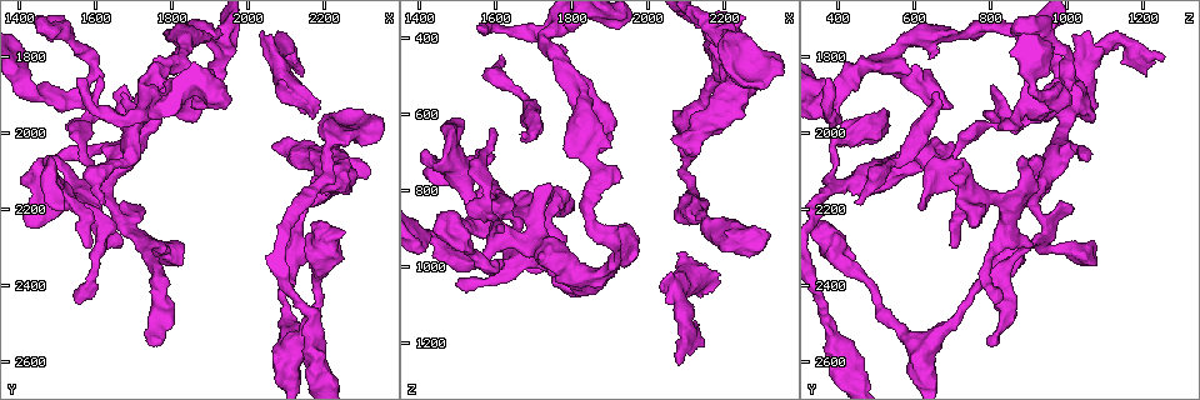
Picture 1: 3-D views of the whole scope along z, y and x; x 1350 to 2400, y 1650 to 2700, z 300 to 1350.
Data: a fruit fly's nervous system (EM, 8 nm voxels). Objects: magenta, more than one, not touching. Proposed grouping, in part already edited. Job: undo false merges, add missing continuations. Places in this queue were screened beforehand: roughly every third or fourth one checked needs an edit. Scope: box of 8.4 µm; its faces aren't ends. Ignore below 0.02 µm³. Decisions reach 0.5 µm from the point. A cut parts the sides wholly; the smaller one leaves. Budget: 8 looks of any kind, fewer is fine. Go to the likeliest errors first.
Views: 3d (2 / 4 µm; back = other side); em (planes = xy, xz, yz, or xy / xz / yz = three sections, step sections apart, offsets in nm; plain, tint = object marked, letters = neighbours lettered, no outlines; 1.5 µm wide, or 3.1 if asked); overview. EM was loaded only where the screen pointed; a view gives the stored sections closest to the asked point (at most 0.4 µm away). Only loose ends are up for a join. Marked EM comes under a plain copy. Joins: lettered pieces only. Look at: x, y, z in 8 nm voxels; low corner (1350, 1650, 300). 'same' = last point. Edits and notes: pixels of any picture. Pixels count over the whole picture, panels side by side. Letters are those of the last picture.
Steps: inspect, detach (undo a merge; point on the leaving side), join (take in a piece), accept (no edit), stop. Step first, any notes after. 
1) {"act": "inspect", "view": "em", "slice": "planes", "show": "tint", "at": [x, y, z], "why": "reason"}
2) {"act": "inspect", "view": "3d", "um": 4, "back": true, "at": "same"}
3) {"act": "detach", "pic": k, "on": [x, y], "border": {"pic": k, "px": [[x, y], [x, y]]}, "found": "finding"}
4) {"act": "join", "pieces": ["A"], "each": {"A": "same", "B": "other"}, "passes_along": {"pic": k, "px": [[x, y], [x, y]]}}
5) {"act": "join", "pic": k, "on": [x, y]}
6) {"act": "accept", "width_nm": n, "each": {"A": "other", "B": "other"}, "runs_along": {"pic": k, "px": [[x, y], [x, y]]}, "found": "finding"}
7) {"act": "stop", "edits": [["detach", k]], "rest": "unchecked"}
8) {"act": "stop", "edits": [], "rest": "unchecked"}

{"act": "inspect", "view": "3d", "um": 4, "at": [1610, 2180, 455], "why": "branch stops here"}

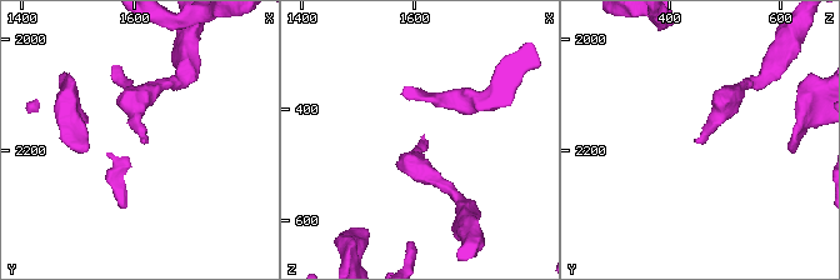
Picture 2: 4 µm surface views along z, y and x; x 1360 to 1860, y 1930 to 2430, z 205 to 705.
{"act": "inspect", "view": "em", "slice": "planes", "show": "tint", "at": [1605, 2180, 450]}

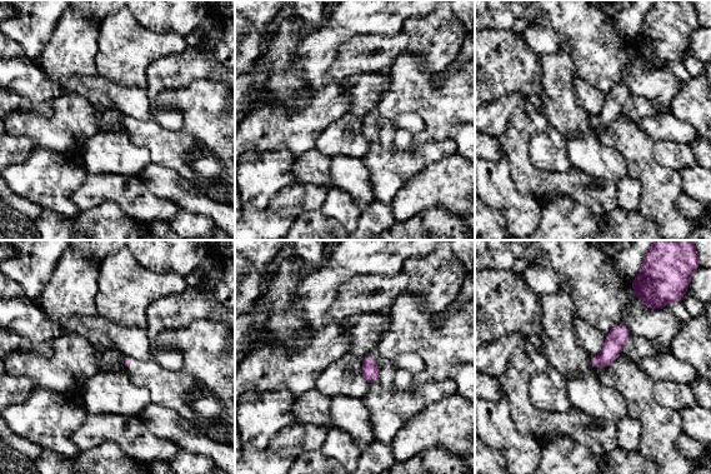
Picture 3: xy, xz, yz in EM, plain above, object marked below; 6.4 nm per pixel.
{"act": "inspect", "view": "em", "slice": "planes", "show": "letters", "at": "same", "why": "see the neighbours"}

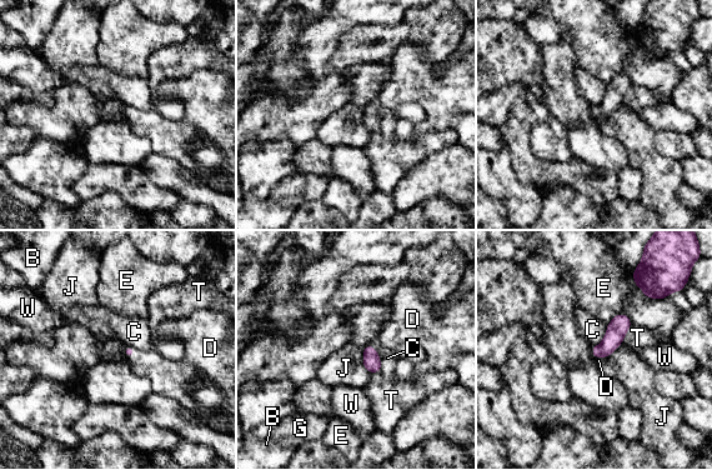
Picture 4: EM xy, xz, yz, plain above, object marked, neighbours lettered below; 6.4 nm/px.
{"act": "join", "pic": 4, "on": [165, 376], "each": {"B": "other", "C": "other", "D": "same", "E": "other", "G": "other", "J": "other", "T": "other", "W": "other"}, "found": "the neuron continues"}

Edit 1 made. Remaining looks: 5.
{"act": "inspect", "view": "overview"}

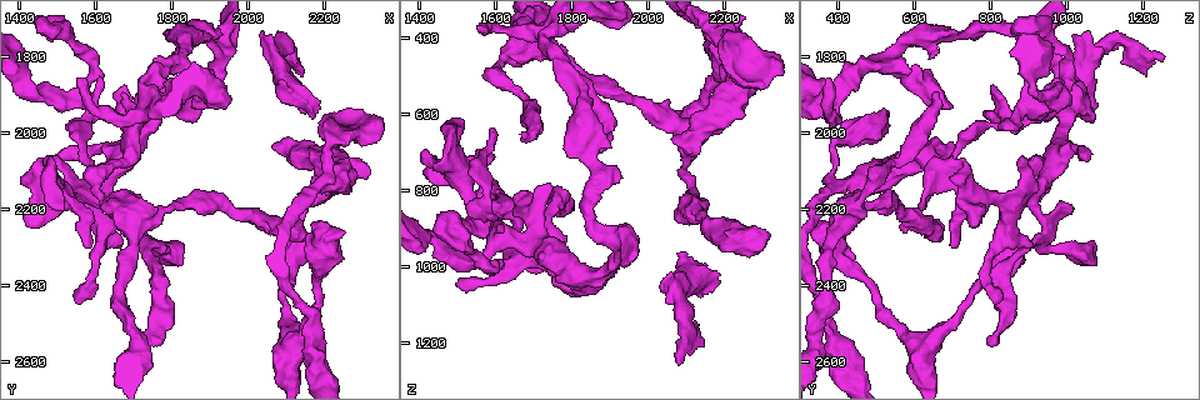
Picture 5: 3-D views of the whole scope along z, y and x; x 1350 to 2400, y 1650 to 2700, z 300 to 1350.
{"act": "inspect", "view": "em", "slice": "xy", "step": 8, "show": "tint", "at": [2160, 2265, 655], "why": "an open end"}

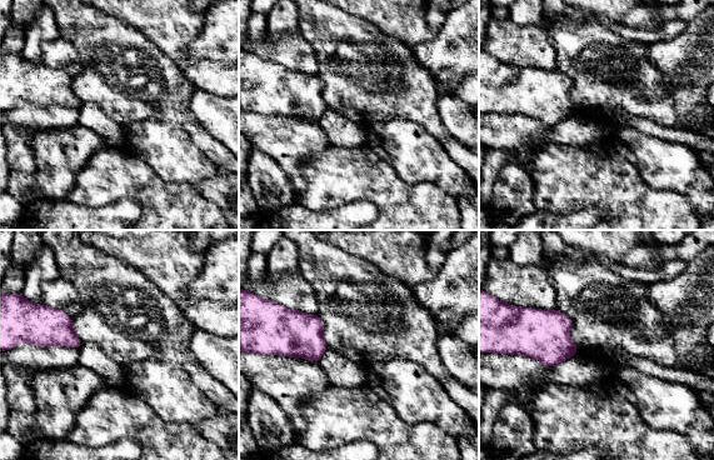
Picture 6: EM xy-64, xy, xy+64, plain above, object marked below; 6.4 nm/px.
{"act": "inspect", "view": "em", "slice": "planes", "show": "letters", "at": "same", "why": "another direction"}

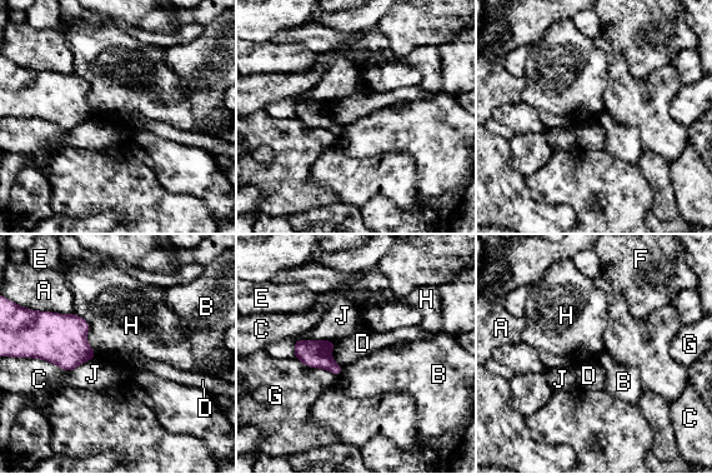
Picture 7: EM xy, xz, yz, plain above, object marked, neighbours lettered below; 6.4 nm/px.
{"act": "accept", "each": {"A": "other", "B": "other", "C": "other", "D": "other", "E": "other", "F": "other", "G": "other", "H": "other", "J": "other"}, "border": {"pic": 7, "px": [[74, 313], [98, 358]]}, "found": "no lettered piece goes on from it"}

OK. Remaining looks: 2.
{"act": "inspect", "view": "em", "slice": "planes", "show": "letters", "at": [1730, 1885, 415]}

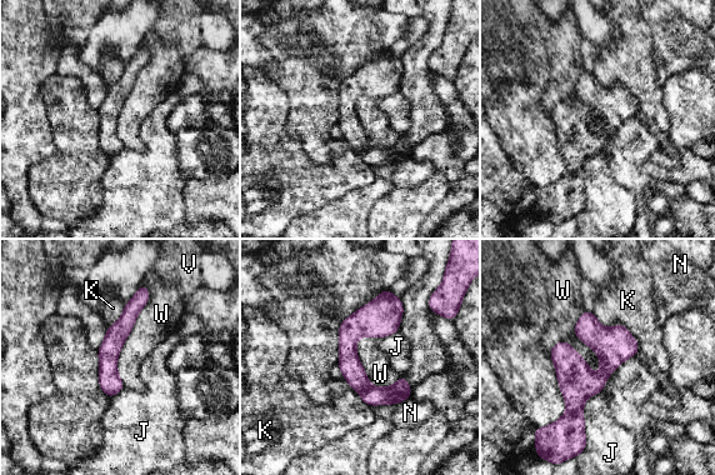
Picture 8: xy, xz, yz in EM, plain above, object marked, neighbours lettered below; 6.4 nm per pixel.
{"act": "accept", "each": {"J": "other", "K": "other", "N": "other", "V": "other", "W": "other"}, "border": {"pic": 8, "px": [[584, 309], [574, 333], [599, 374]]}, "found": "all the same neuron"}

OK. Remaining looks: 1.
{"act": "stop", "edits": [["join", 4]], "rest": "unchecked"}

